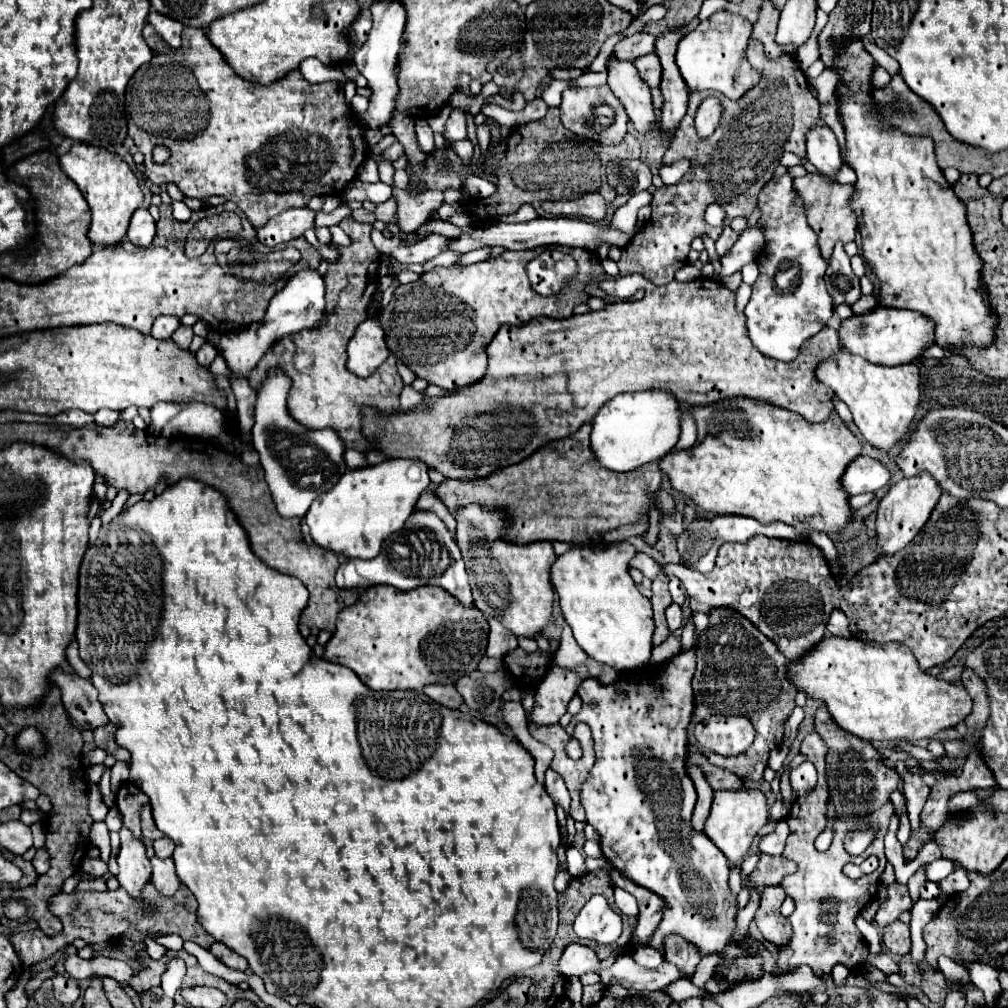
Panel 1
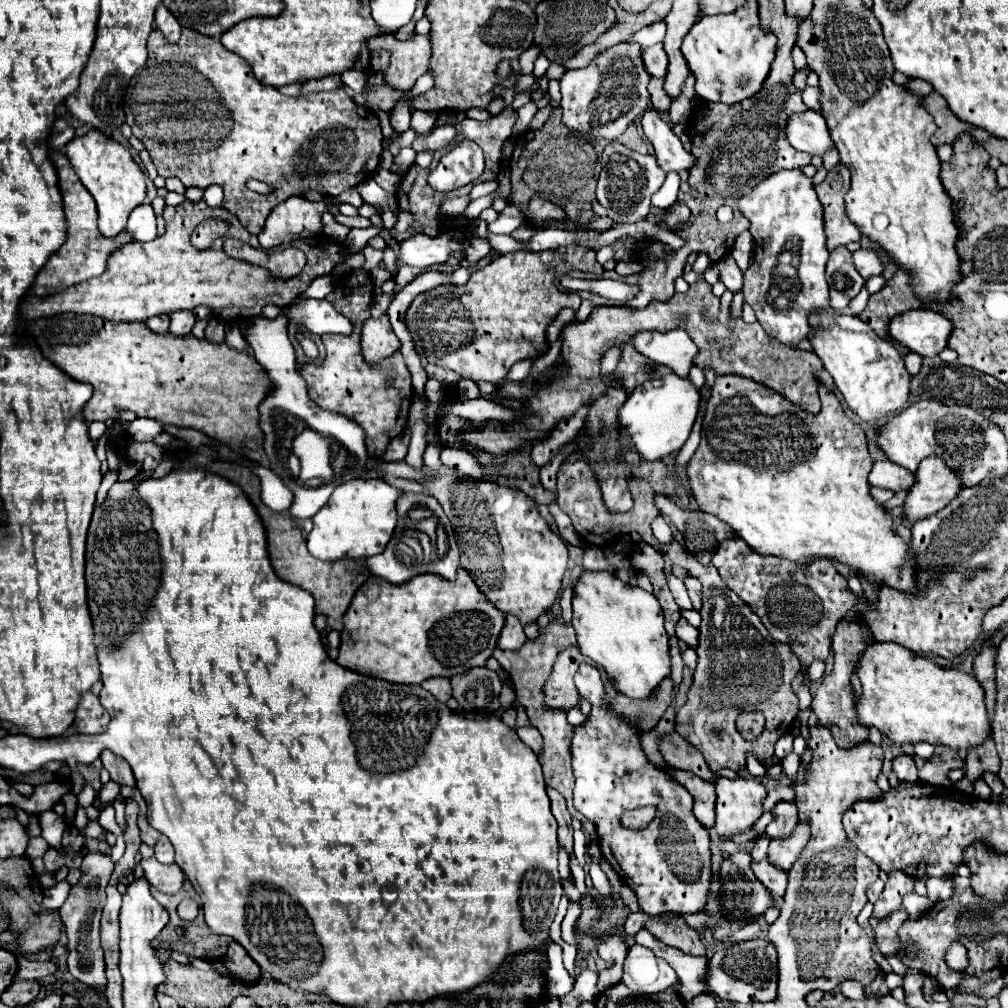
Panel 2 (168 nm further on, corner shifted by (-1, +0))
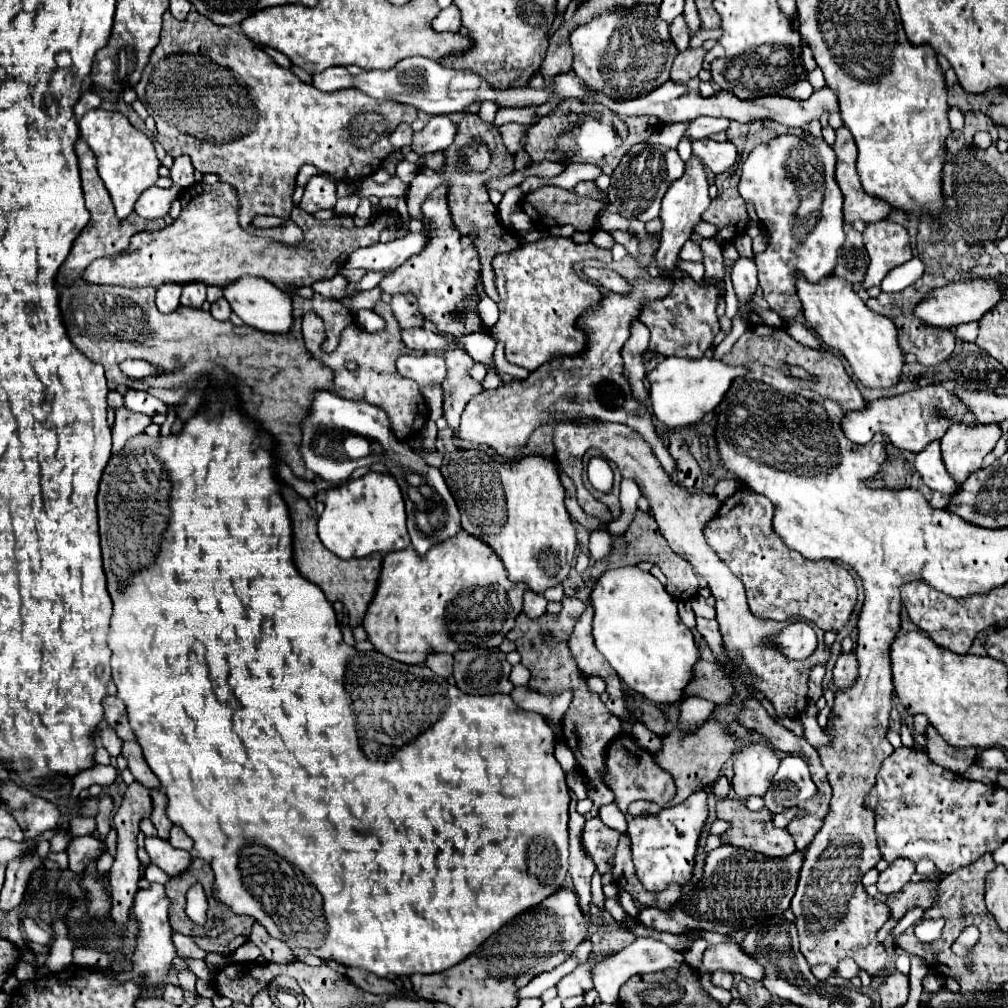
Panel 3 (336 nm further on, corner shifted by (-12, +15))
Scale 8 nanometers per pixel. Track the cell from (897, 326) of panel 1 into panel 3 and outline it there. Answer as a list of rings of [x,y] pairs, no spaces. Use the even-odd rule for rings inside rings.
[[[974,279],[974,281],[956,281],[950,283],[946,287],[934,289],[930,291],[924,301],[916,307],[916,315],[932,327],[944,327],[944,329],[956,329],[962,323],[970,323],[970,321],[978,321],[984,313],[988,313],[994,305],[998,305],[998,301],[1004,299],[1004,289],[1000,281],[982,281],[982,279]]]

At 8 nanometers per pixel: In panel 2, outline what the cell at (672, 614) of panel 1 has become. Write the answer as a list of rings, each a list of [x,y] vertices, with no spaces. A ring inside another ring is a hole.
[[[681,618],[681,620],[677,622],[675,630],[677,630],[677,638],[679,638],[679,640],[687,642],[691,648],[697,648],[697,636],[699,636],[699,630],[693,628],[685,618]]]

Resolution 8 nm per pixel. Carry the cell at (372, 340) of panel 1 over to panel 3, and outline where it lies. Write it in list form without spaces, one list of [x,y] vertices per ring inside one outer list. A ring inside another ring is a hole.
[[[394,295],[392,297],[392,309],[394,315],[400,323],[402,329],[410,329],[410,327],[420,327],[424,325],[424,317],[422,313],[418,313],[418,305],[414,305],[414,295]]]

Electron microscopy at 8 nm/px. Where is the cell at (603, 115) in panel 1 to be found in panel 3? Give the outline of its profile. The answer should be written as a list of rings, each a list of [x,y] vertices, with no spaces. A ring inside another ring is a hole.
[[[638,3],[630,9],[602,11],[590,23],[572,31],[574,71],[592,91],[608,93],[616,101],[634,99],[654,91],[670,79],[670,67],[678,49],[670,39],[670,25],[658,17],[656,5]]]

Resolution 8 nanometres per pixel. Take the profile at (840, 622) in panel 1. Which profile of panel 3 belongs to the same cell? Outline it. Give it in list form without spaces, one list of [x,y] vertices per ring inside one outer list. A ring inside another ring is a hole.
[[[854,653],[840,654],[834,667],[834,683],[838,689],[850,687],[858,677],[858,661]]]

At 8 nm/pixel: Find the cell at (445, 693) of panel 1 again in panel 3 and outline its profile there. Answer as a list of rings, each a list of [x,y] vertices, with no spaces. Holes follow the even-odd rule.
[[[434,653],[430,657],[426,657],[424,665],[428,669],[432,669],[436,675],[440,677],[450,677],[452,675],[452,655],[446,653]]]

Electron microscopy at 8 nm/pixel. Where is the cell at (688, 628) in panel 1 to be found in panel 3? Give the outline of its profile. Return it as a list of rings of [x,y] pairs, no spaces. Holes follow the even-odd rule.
[[[698,696],[686,697],[680,705],[680,715],[678,715],[678,729],[684,729],[688,733],[694,733],[700,729],[700,725],[712,715],[715,704]]]

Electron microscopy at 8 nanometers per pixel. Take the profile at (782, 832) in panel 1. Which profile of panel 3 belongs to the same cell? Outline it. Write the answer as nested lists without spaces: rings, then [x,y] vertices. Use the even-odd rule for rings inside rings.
[[[788,755],[788,757],[782,759],[780,769],[774,775],[774,781],[770,785],[770,791],[764,793],[762,799],[764,799],[764,807],[766,809],[770,809],[772,813],[782,813],[784,809],[796,807],[800,801],[810,799],[814,793],[816,793],[816,785],[810,779],[810,771],[808,771],[806,761],[802,757],[798,757],[798,755]]]

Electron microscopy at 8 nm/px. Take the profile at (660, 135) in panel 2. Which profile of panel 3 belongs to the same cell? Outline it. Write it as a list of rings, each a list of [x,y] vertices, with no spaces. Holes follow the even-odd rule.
[[[698,139],[692,141],[692,151],[694,155],[698,155],[702,159],[702,163],[714,173],[728,173],[732,171],[734,163],[736,163],[736,147],[728,141],[728,143],[718,143],[712,139]]]

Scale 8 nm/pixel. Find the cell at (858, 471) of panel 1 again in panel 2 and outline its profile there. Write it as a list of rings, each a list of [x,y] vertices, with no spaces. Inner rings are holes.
[[[889,460],[875,462],[871,472],[869,472],[869,486],[887,488],[887,490],[893,490],[893,492],[907,490],[907,488],[911,488],[913,482],[915,482],[915,476],[909,470],[897,466]]]

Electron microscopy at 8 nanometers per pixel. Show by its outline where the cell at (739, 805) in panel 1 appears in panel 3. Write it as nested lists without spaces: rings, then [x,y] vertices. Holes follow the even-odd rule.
[[[748,743],[740,747],[734,757],[734,779],[732,789],[738,799],[746,799],[750,795],[764,795],[772,783],[774,773],[778,771],[780,759],[770,745],[764,743]]]

